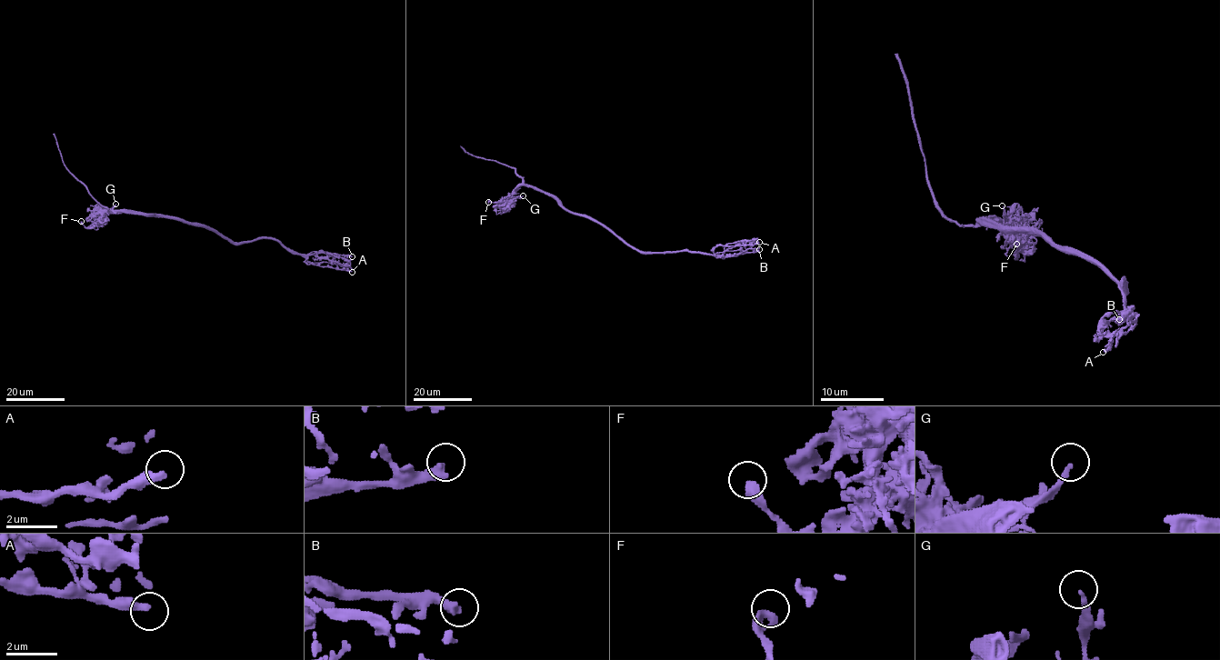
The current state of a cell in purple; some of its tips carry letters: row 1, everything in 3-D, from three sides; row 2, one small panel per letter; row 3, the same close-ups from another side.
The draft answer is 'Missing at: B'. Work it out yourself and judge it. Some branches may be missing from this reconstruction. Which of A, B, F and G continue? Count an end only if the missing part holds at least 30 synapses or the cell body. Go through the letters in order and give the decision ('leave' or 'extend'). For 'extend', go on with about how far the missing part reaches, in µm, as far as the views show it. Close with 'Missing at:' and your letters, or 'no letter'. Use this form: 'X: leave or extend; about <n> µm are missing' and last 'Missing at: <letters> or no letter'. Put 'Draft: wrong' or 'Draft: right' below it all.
A: leave
B: leave
F: leave
G: leave
Missing at: no letter
Draft: wrong

